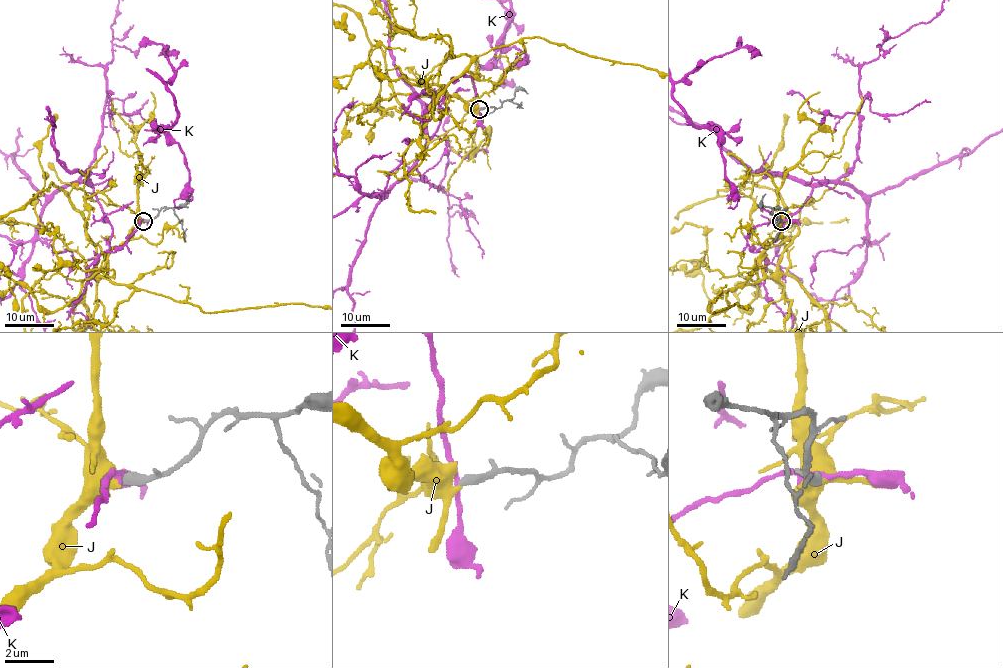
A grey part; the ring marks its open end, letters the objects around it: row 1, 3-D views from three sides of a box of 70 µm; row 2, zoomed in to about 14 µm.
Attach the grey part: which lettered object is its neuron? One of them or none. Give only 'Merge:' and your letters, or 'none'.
Merge: J

